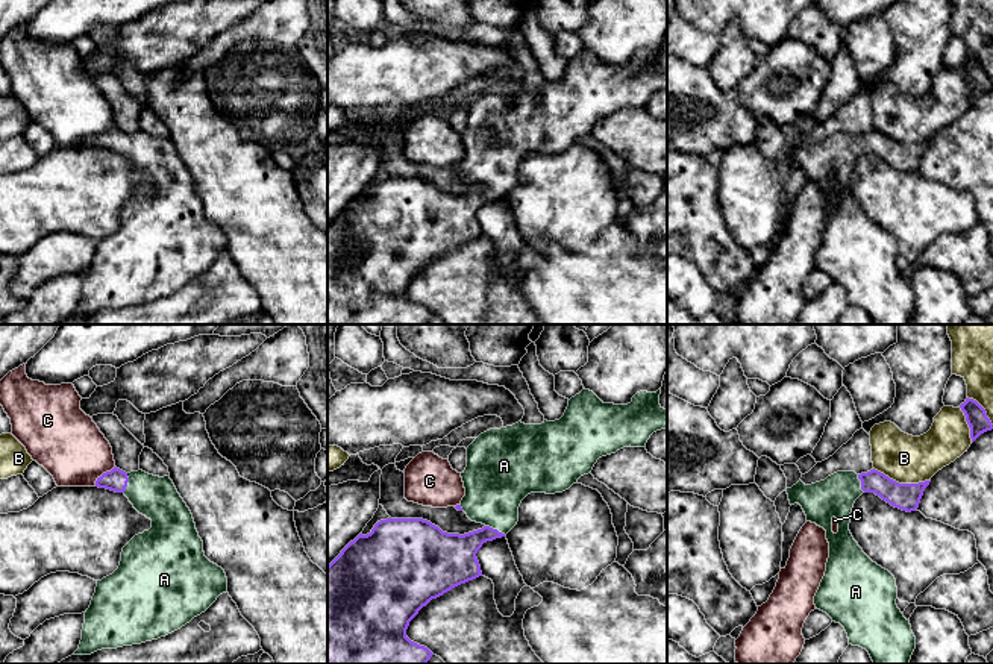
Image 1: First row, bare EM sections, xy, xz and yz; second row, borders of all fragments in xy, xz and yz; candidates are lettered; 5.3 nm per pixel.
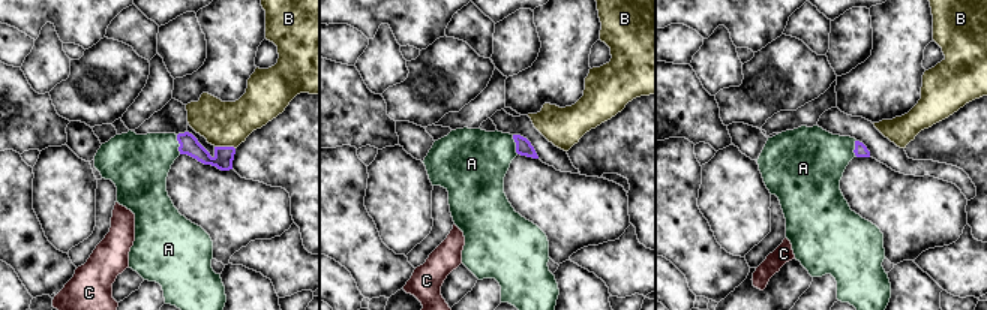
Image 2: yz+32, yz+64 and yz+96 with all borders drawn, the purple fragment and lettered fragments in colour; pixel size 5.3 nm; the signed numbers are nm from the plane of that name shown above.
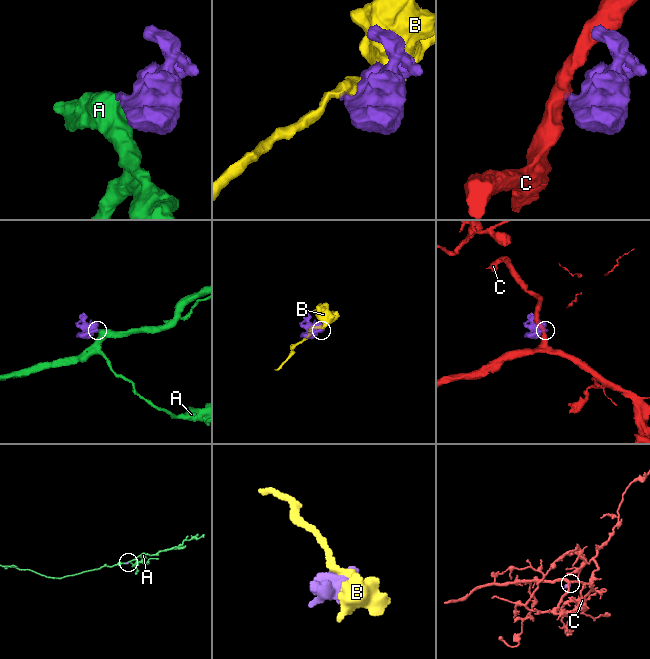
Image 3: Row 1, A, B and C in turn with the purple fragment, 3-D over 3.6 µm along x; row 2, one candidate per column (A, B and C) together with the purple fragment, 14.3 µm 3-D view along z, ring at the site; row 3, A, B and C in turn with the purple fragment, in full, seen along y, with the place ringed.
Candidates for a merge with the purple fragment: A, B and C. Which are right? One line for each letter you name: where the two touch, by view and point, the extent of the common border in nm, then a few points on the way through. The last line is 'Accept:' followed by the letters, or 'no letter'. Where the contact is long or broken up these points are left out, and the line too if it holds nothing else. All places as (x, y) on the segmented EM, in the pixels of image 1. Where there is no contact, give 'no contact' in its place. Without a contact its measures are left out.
A: contact xz (496, 529); length 130 nm; way xz (457, 554), (478, 537), (496, 529), (496, 482)
Accept: A

